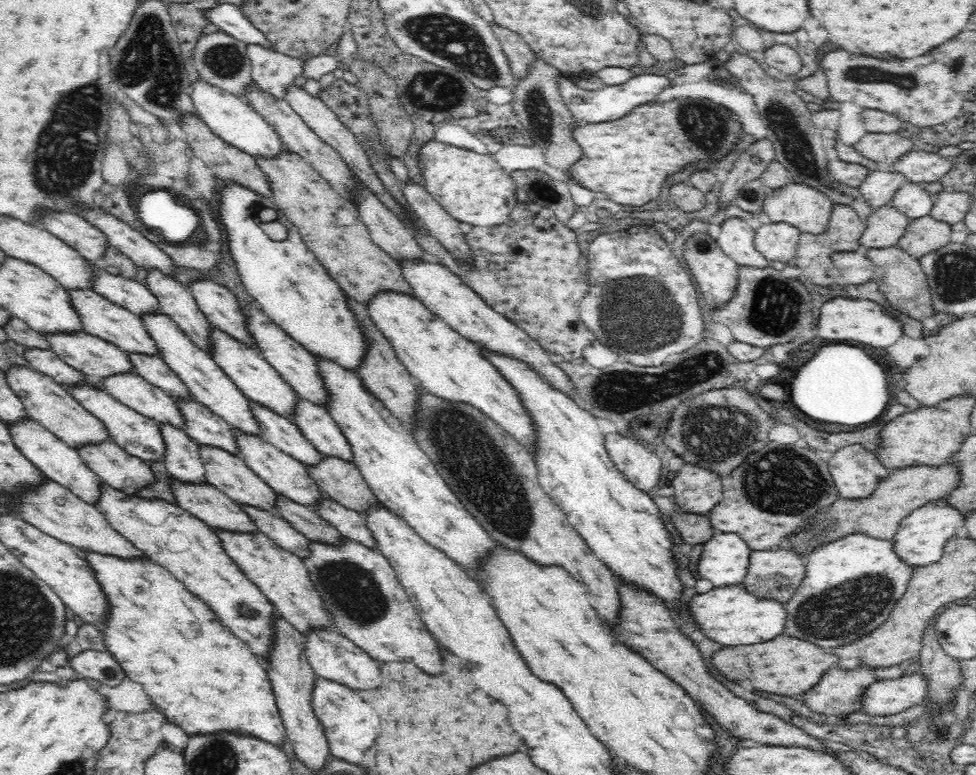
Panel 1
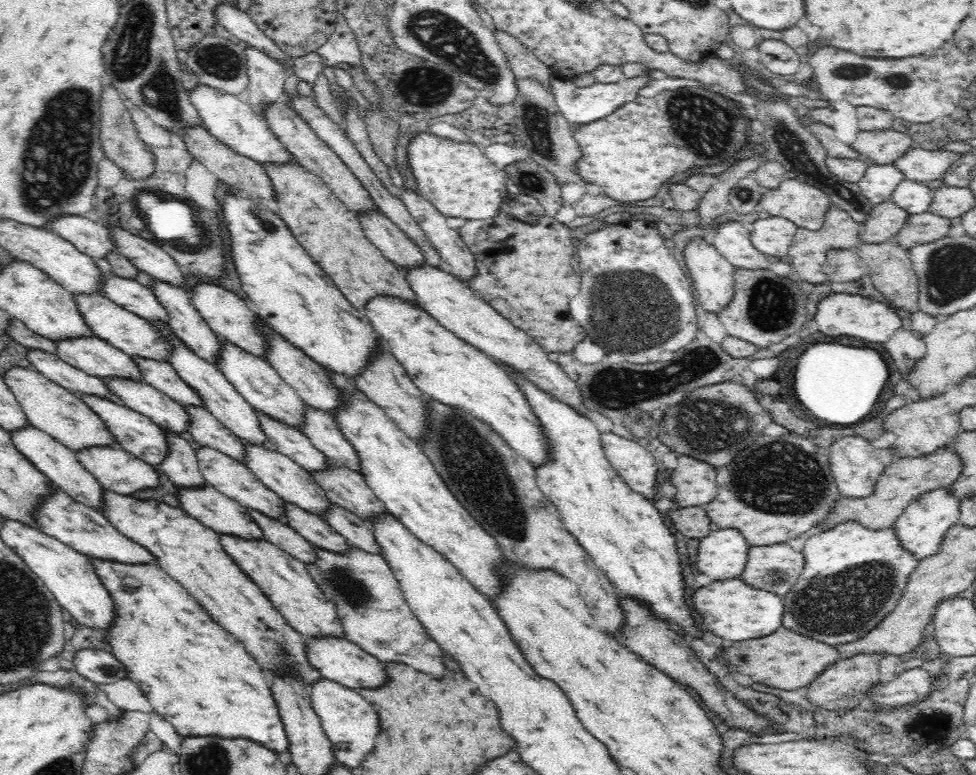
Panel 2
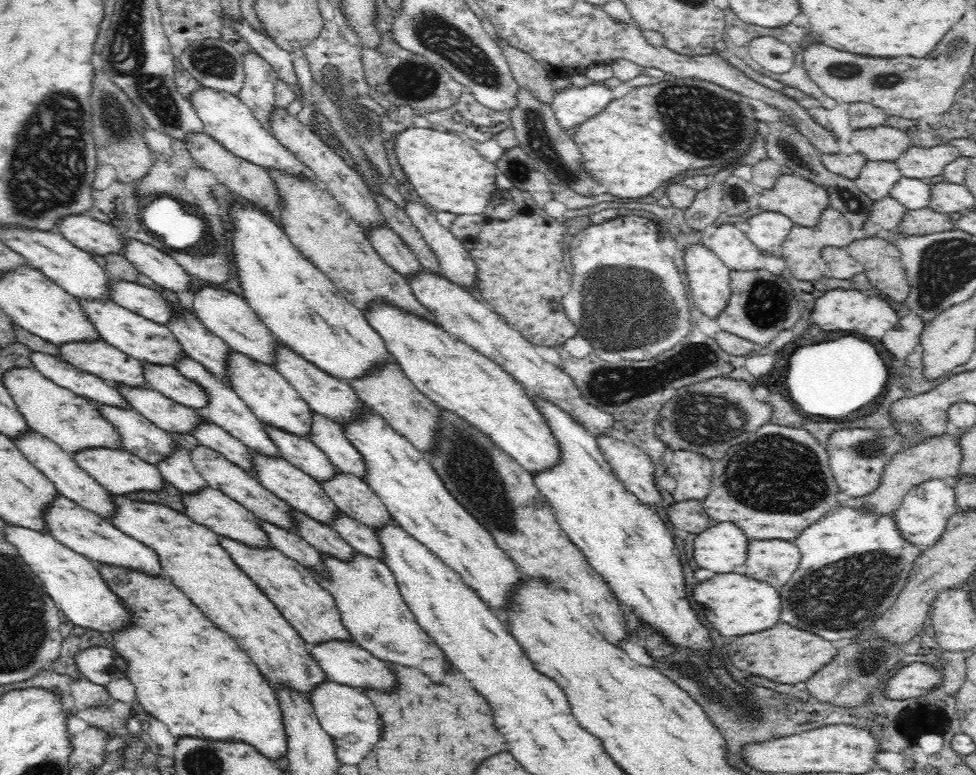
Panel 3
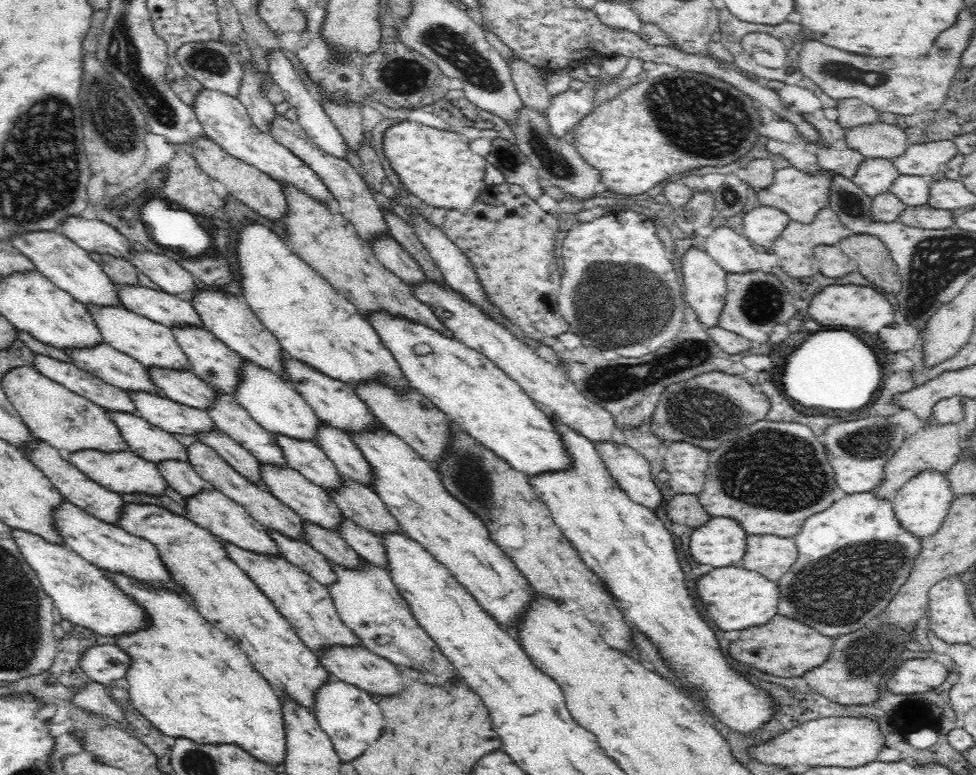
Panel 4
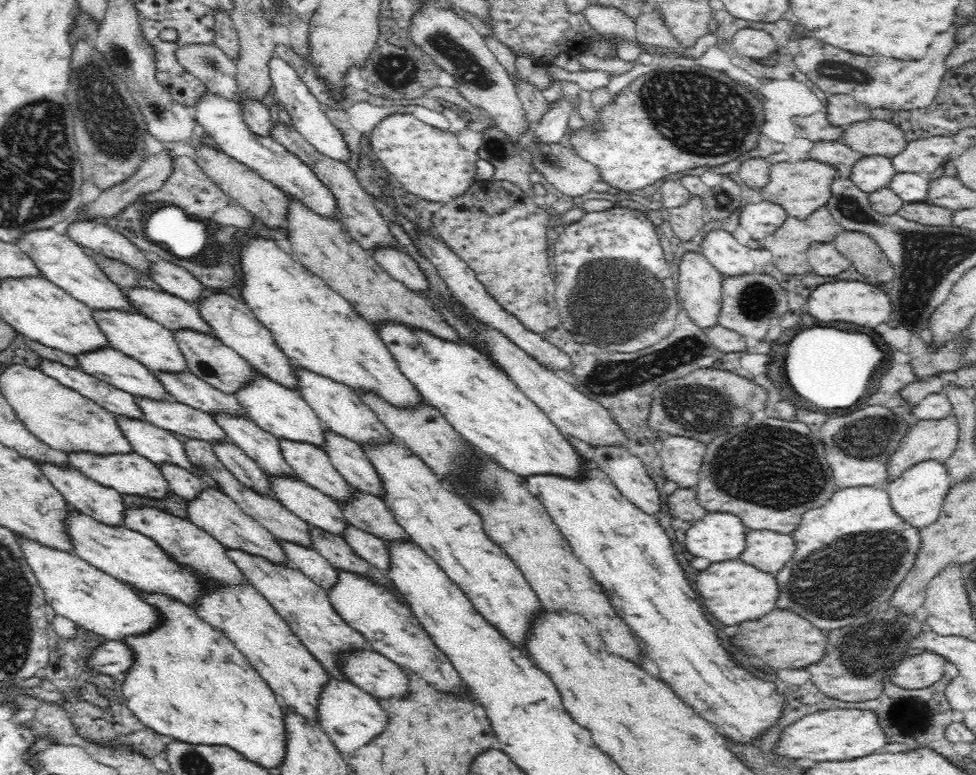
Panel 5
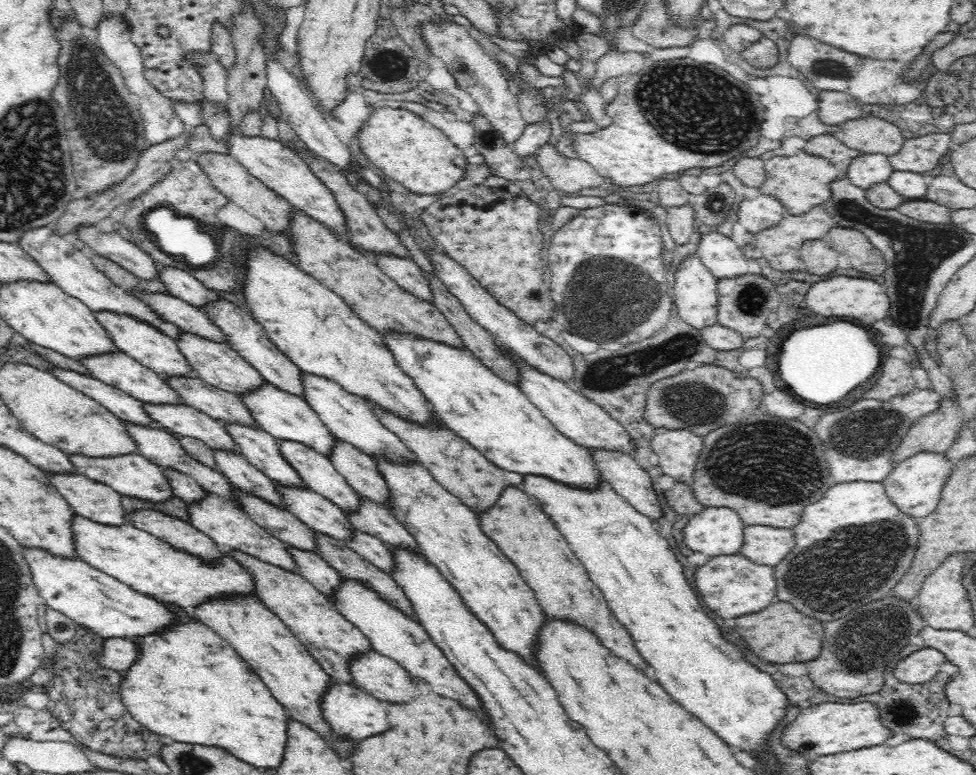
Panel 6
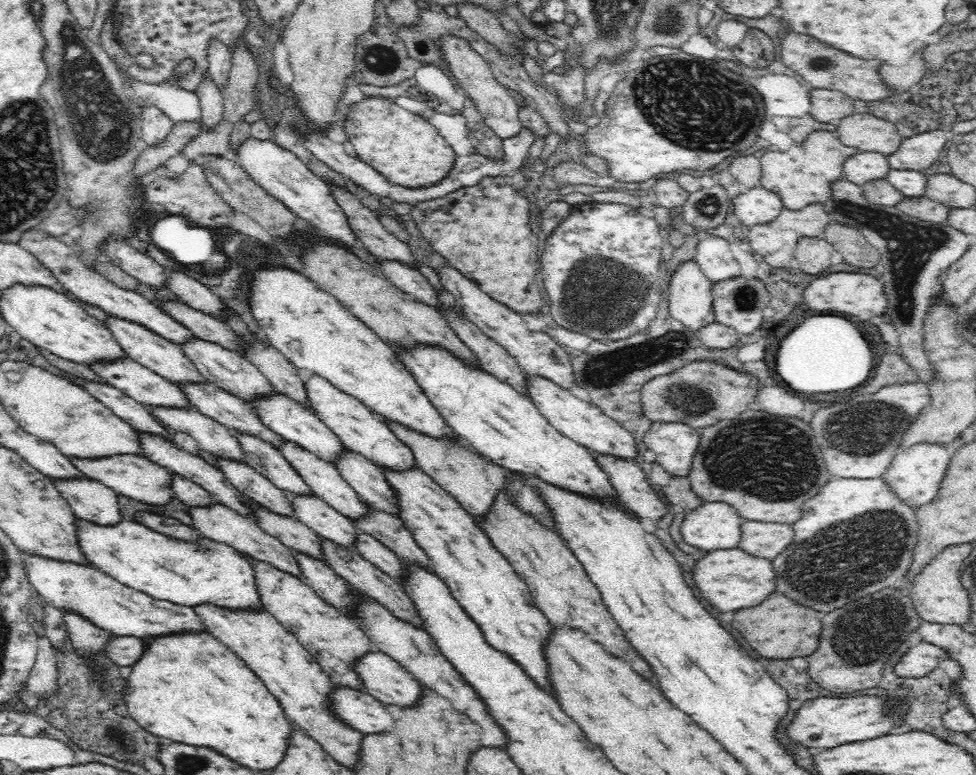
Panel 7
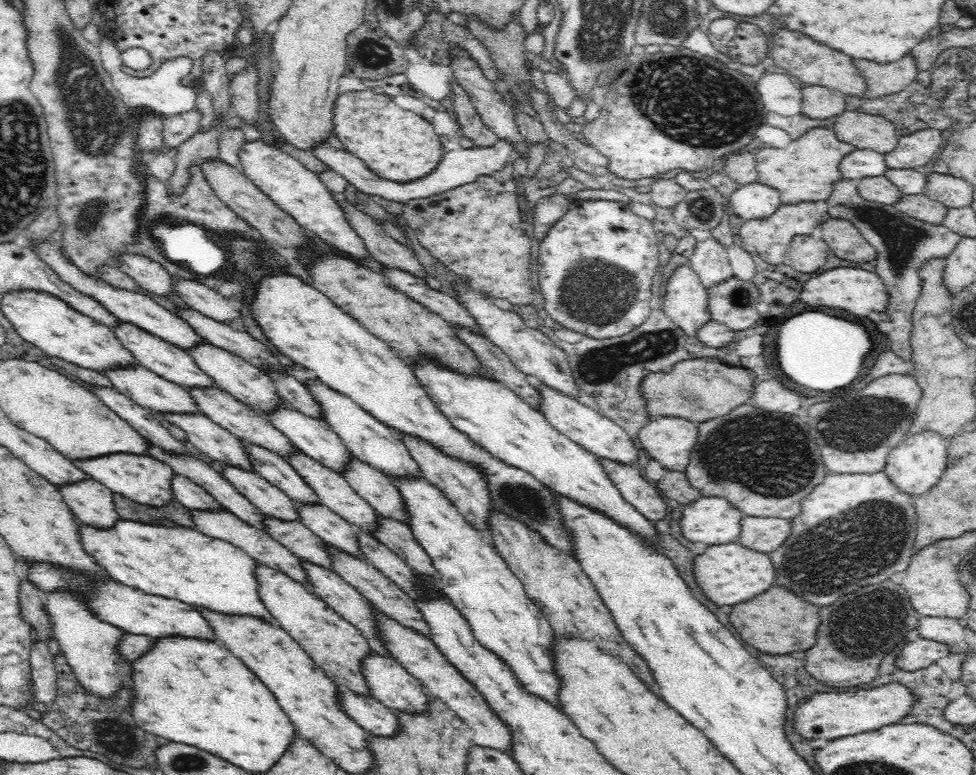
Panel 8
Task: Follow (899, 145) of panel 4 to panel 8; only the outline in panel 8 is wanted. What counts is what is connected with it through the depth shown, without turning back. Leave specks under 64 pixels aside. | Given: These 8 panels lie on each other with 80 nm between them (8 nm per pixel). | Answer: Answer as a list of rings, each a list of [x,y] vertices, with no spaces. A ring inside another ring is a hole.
[[[844,110],[834,120],[832,129],[837,138],[856,149],[887,153],[896,148],[899,134],[884,116]]]

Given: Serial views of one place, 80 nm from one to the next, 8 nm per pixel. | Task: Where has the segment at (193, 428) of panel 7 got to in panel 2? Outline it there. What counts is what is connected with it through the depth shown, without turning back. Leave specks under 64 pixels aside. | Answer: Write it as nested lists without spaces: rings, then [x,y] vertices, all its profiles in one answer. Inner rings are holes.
[[[108,378],[105,382],[110,390],[128,408],[143,414],[169,432],[181,433],[190,428],[190,413],[185,405],[172,400],[167,394],[144,382],[123,378]]]

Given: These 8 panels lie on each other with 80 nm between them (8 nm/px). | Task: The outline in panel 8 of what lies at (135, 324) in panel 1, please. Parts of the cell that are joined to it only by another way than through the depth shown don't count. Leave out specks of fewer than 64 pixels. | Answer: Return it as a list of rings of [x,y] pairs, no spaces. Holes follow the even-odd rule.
[[[120,322],[120,326],[113,327],[112,329],[124,347],[128,347],[128,350],[134,353],[136,359],[140,360],[140,364],[144,368],[151,370],[154,374],[189,390],[192,388],[204,389],[216,386],[214,379],[209,377],[204,370],[200,369],[189,351],[165,342],[149,334],[149,331],[142,330],[130,323]]]

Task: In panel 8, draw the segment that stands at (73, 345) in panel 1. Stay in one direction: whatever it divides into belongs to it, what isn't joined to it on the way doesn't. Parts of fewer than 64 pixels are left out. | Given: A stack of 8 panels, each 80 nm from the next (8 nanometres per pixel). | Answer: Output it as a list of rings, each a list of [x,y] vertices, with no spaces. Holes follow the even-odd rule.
[[[135,366],[130,368],[116,368],[114,370],[106,370],[102,372],[106,375],[114,385],[114,388],[118,389],[122,394],[125,394],[130,400],[137,402],[144,408],[150,408],[154,412],[170,413],[170,414],[201,414],[200,407],[196,403],[196,399],[192,397],[189,389],[185,389],[183,386],[170,382],[165,378],[154,374],[151,370],[144,368],[143,366]]]

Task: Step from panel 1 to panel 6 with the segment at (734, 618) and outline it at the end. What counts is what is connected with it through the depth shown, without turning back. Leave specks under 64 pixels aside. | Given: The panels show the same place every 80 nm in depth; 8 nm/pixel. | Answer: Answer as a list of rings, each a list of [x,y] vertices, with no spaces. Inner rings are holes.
[[[740,552],[712,555],[706,564],[696,567],[694,582],[706,606],[724,618],[736,618],[760,610],[768,606],[777,596],[775,567],[768,563],[752,561]]]

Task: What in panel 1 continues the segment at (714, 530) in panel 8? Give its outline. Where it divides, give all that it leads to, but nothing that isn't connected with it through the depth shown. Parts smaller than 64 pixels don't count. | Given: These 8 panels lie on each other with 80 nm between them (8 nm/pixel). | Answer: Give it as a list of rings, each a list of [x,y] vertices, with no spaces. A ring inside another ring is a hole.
[[[716,531],[704,544],[697,570],[714,587],[740,584],[747,575],[751,548],[736,532]]]

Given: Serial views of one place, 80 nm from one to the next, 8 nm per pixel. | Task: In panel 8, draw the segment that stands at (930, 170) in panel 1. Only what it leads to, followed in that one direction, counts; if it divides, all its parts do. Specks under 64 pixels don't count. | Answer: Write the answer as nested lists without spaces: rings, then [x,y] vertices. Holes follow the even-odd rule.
[[[922,129],[909,135],[899,136],[895,149],[883,153],[883,159],[888,169],[907,168],[927,164],[942,143],[942,131]]]

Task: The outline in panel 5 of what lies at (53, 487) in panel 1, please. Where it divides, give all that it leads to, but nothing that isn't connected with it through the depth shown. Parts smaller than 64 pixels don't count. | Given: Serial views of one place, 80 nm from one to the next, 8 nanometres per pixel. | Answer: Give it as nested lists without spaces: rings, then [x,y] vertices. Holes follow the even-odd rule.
[[[70,514],[68,516],[68,533],[74,542],[74,553],[78,558],[85,560],[89,565],[100,568],[102,572],[130,584],[136,590],[144,592],[156,592],[164,594],[172,600],[178,600],[186,606],[196,604],[198,598],[206,592],[206,586],[210,590],[210,584],[206,578],[198,576],[198,572],[192,566],[180,564],[174,560],[166,550],[162,550],[152,538],[130,530],[126,526],[104,526],[90,516],[84,514]]]

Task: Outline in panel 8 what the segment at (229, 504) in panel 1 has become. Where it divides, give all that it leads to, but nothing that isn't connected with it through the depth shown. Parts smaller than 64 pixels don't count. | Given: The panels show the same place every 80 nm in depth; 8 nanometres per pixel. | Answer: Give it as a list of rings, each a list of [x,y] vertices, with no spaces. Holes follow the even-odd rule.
[[[225,509],[220,510],[220,512],[208,512],[207,510],[199,512],[199,510],[194,510],[192,511],[192,518],[194,524],[196,524],[196,528],[198,528],[202,534],[208,534],[208,536],[231,542],[234,546],[240,547],[246,554],[252,555],[252,558],[255,558],[259,564],[283,572],[298,584],[309,587],[308,573],[306,573],[304,565],[302,565],[301,558],[292,554],[285,546],[282,546],[265,531],[258,530],[246,524],[246,522],[236,518],[234,514]]]

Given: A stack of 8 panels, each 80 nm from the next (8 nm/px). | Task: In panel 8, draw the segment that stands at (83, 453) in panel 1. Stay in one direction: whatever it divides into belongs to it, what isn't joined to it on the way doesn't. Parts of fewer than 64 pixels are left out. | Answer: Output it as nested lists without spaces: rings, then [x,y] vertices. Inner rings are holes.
[[[106,454],[98,458],[80,460],[80,466],[84,466],[84,472],[88,472],[96,482],[102,482],[112,492],[124,494],[126,498],[148,504],[148,506],[166,506],[172,499],[170,482],[175,470],[152,456],[138,456],[138,454]]]

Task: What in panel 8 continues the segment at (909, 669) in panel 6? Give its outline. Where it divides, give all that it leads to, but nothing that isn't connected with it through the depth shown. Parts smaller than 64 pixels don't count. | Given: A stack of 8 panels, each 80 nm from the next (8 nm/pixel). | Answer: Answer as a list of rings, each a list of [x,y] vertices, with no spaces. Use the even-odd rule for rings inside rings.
[[[919,636],[916,640],[904,644],[904,648],[900,650],[895,663],[904,670],[916,670],[936,662],[950,651],[948,643]]]

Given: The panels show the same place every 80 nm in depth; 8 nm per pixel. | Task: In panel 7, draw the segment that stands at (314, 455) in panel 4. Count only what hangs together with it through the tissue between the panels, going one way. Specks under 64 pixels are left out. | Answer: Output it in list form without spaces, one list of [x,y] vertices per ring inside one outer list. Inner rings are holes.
[[[286,441],[280,446],[280,452],[283,454],[284,458],[291,463],[299,476],[306,481],[306,484],[312,489],[313,494],[320,498],[322,502],[325,502],[328,506],[337,510],[342,516],[354,522],[360,521],[370,514],[372,508],[367,502],[364,502],[360,498],[360,495],[346,481],[344,481],[344,478],[335,465],[324,462],[321,458],[314,456],[313,453],[301,449],[297,444],[290,441]]]

